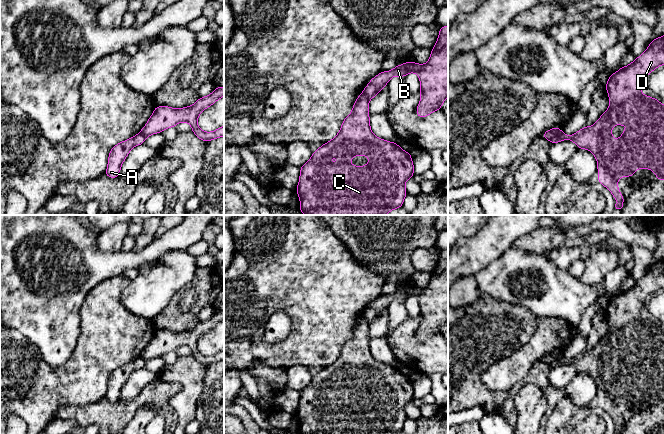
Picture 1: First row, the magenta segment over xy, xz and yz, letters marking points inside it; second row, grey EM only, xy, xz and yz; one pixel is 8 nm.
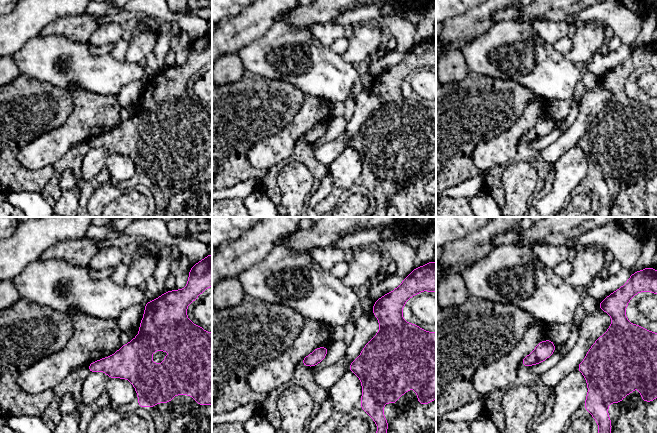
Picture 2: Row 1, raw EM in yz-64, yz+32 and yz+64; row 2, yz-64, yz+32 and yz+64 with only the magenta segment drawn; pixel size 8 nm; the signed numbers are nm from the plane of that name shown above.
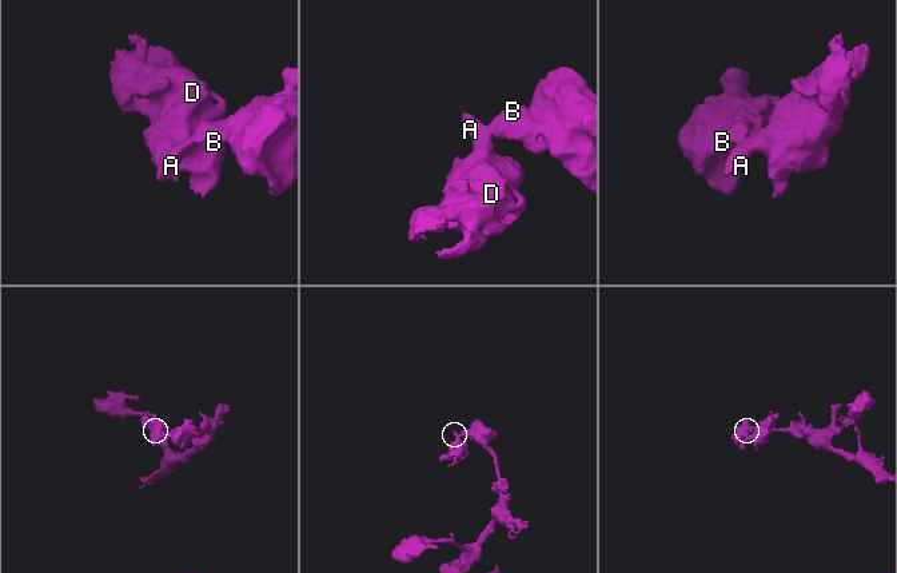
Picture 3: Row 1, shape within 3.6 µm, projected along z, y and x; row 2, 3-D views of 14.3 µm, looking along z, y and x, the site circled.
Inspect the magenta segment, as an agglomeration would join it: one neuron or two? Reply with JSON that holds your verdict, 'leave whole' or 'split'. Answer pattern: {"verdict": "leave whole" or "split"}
{"verdict": "split"}

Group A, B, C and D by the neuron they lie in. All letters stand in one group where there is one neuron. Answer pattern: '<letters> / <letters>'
A C D / B

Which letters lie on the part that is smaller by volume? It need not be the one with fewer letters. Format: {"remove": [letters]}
{"remove": ["A", "C", "D"]}

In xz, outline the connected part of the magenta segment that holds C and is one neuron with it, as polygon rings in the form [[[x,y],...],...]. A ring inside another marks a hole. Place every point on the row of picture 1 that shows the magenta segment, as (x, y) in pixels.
[[[361,93],[355,100],[353,109],[341,125],[339,133],[312,153],[307,163],[300,167],[299,183],[296,188],[300,199],[299,211],[305,215],[386,215],[393,209],[401,208],[408,194],[405,182],[414,175],[411,153],[400,148],[395,142],[376,137],[370,128],[368,114],[369,99]],[[368,155],[367,166],[350,164],[353,156]]]

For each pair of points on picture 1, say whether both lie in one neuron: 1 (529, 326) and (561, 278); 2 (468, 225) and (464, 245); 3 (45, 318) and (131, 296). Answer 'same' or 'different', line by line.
1: different
2: different
3: different

